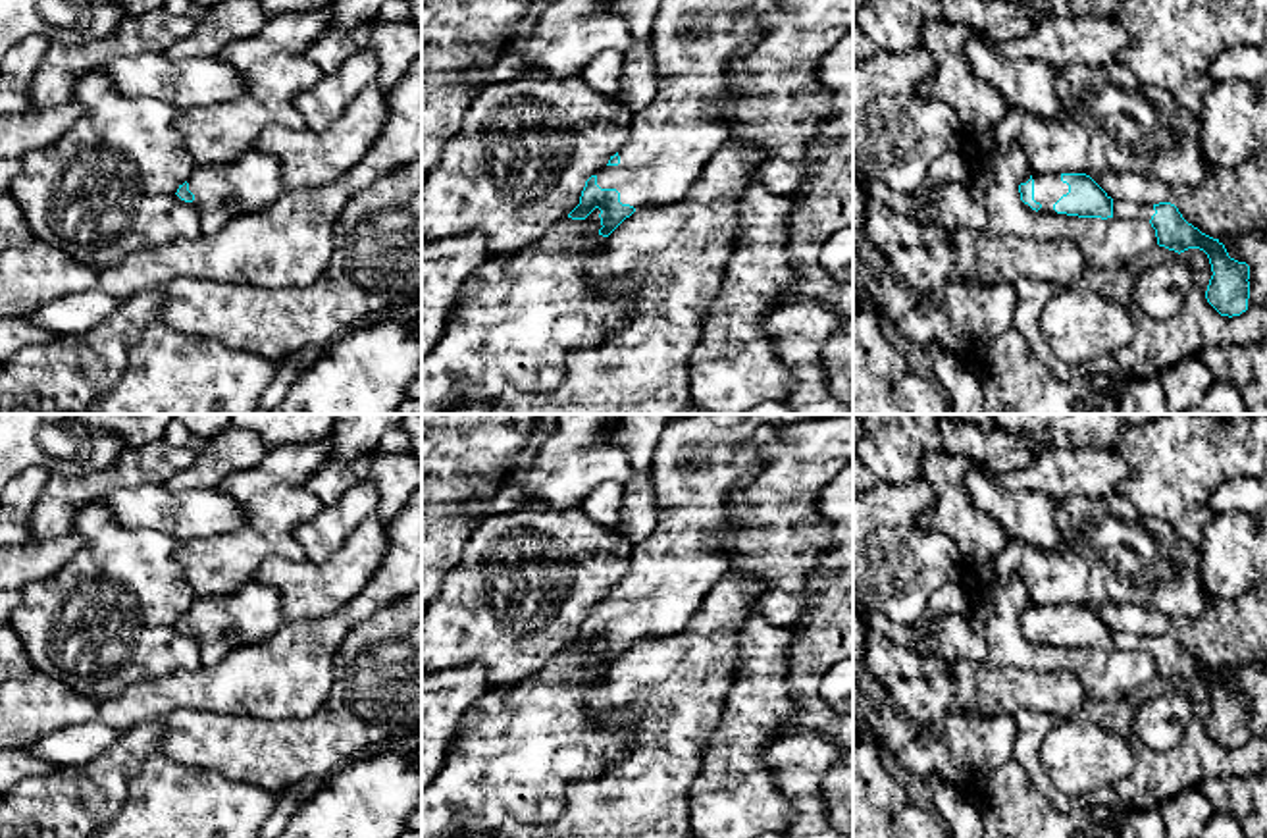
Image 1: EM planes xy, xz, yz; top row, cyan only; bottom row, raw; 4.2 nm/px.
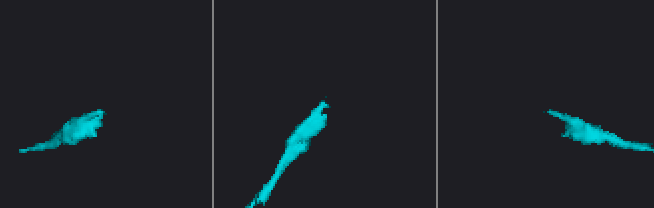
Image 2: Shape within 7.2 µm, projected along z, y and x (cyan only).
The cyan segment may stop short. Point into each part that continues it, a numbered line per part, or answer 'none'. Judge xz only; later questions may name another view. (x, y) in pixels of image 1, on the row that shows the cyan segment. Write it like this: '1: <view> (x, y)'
1: xz (692, 43)

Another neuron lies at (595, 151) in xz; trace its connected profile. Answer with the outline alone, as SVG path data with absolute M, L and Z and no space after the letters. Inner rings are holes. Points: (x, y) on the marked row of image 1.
M520 75L485 85L472 100L460 131L447 143L441 160L427 170L422 187L422 233L426 241L443 241L479 231L487 239L487 256L508 258L539 241L578 204L585 181L626 144L634 114L618 96L593 91L582 75Z

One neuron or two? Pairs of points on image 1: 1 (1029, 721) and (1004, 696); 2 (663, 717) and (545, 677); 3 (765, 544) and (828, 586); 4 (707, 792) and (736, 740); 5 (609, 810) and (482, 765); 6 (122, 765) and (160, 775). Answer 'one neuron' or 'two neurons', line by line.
1: two neurons
2: two neurons
3: two neurons
4: one neuron
5: two neurons
6: two neurons

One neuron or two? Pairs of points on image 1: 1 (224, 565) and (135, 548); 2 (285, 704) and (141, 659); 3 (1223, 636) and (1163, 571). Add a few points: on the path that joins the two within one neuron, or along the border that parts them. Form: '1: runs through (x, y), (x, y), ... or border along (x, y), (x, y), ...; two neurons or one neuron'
1: border along (178, 544), (176, 557), (193, 598); two neurons
2: border along (187, 667), (133, 684); two neurons
3: border along (1210, 596), (1190, 617), (1167, 617), (1154, 609); two neurons

